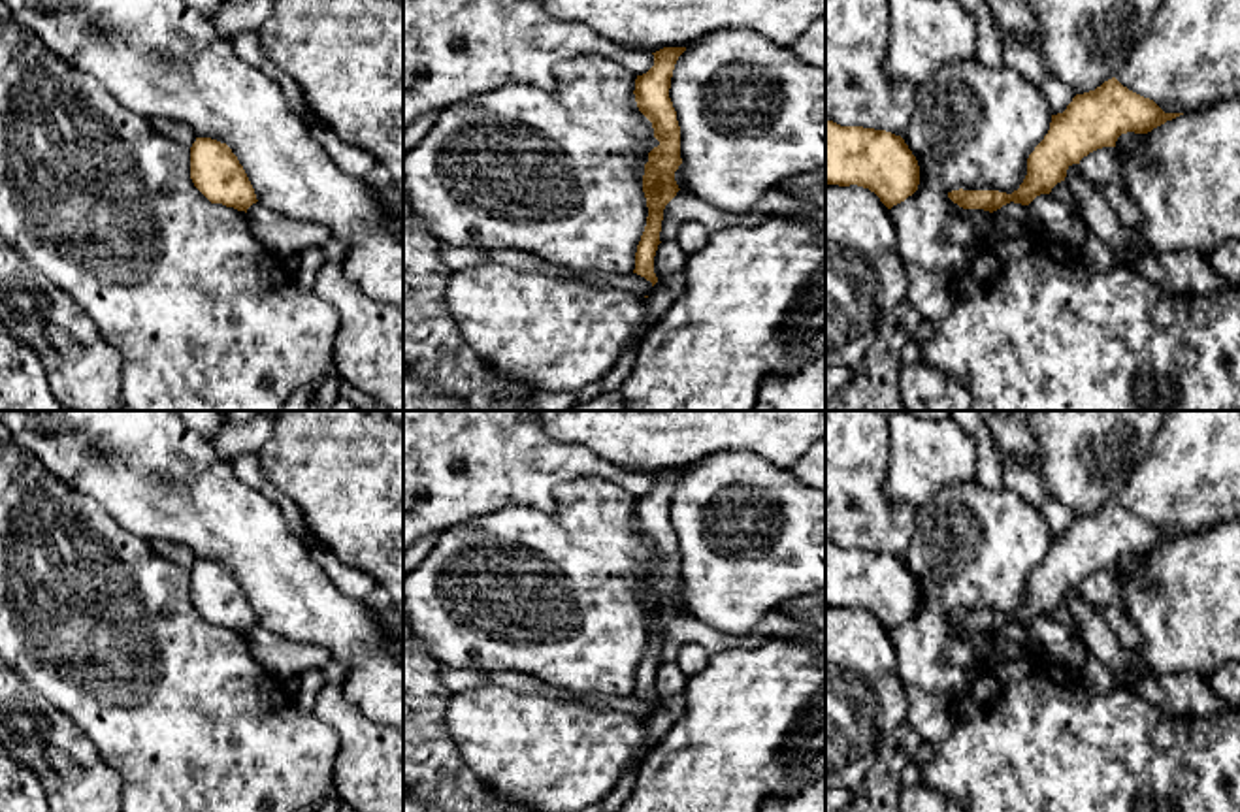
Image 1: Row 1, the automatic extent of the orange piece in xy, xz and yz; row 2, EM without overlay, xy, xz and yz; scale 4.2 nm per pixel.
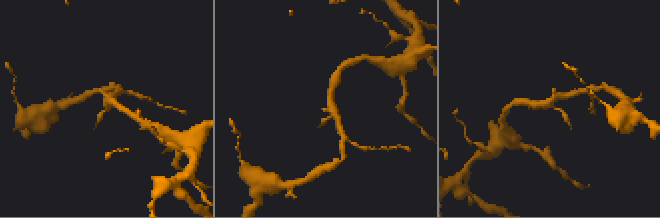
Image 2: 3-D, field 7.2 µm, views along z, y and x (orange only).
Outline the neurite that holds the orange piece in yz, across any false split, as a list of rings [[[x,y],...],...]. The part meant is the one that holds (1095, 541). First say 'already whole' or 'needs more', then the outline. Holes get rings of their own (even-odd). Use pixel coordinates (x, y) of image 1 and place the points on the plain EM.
already whole; [[[1116,499],[1095,512],[1076,516],[1063,535],[1052,537],[1050,552],[1027,580],[1027,597],[1012,616],[999,612],[952,612],[948,620],[963,631],[997,633],[1014,624],[1029,627],[1065,603],[1067,592],[1102,569],[1116,569],[1121,556],[1148,556],[1183,535],[1165,535]]]

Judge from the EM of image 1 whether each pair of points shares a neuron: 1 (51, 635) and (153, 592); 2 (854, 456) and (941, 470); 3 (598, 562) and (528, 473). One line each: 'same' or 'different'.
1: same
2: different
3: different

